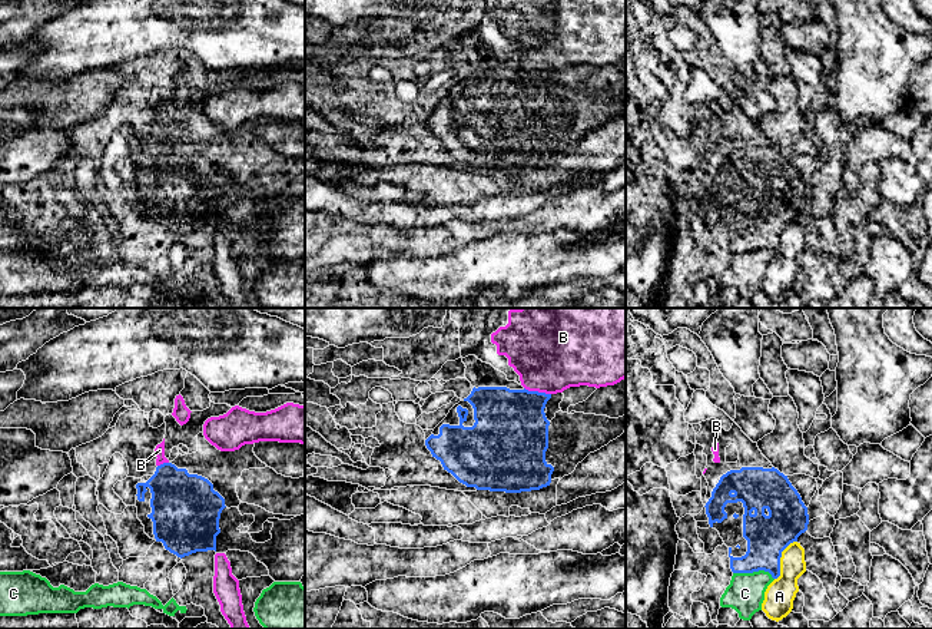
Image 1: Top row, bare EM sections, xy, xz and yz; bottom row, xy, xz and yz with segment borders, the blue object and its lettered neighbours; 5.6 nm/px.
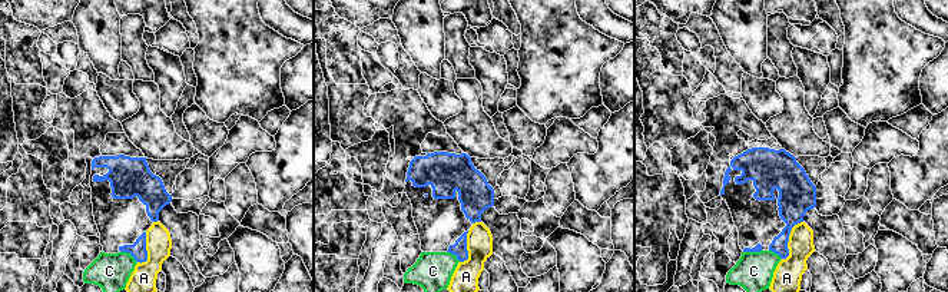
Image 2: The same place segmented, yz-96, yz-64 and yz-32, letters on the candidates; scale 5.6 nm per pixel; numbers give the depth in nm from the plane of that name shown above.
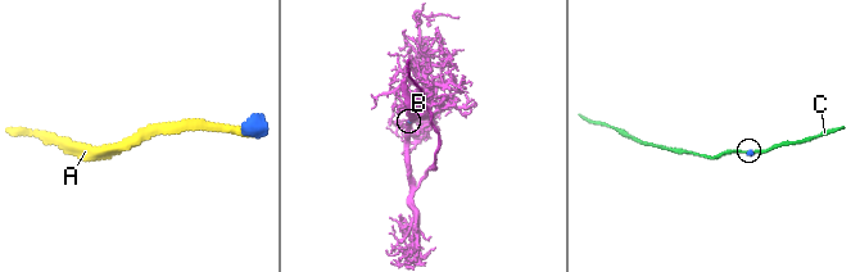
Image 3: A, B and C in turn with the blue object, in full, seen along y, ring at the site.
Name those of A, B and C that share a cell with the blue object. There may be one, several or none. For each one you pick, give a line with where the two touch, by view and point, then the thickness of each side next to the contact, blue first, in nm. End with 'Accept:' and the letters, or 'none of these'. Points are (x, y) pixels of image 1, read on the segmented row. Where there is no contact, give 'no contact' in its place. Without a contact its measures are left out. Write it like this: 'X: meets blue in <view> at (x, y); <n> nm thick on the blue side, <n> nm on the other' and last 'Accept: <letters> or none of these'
Accept: none of these

